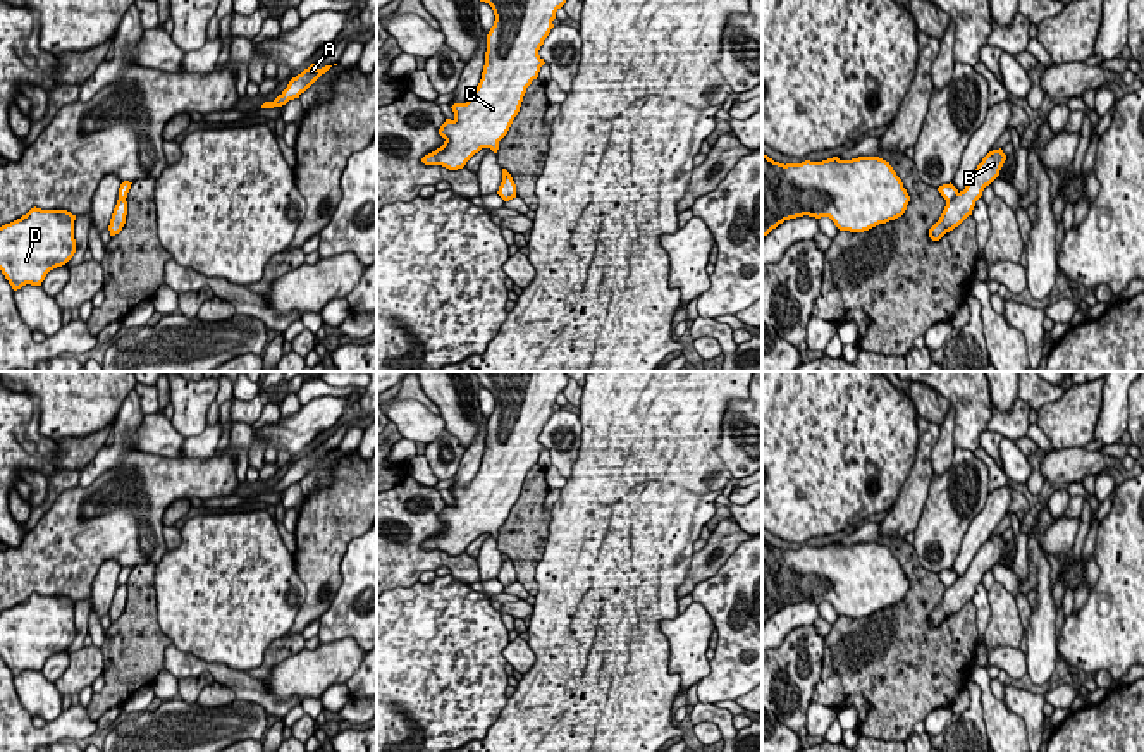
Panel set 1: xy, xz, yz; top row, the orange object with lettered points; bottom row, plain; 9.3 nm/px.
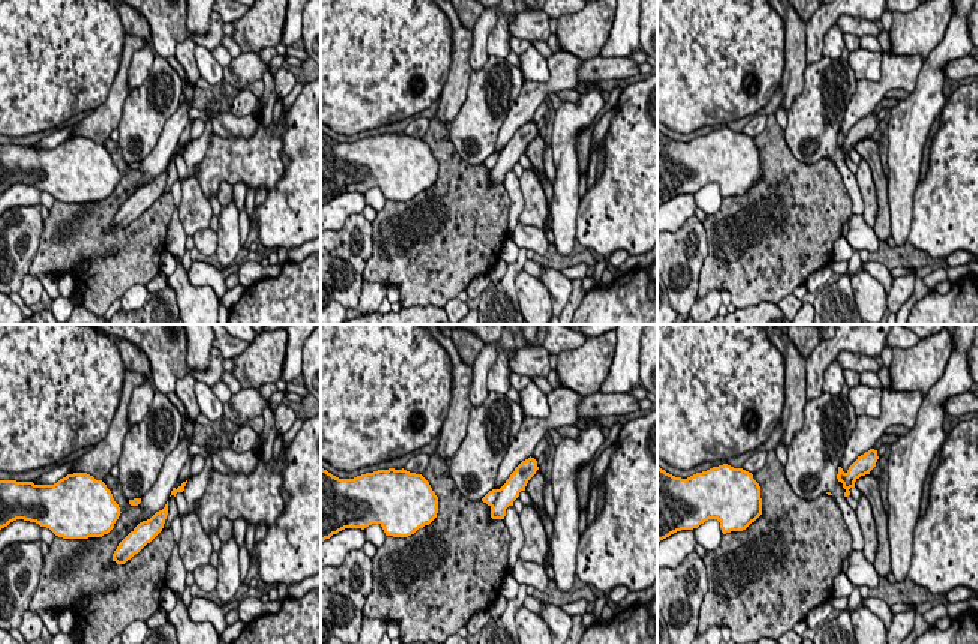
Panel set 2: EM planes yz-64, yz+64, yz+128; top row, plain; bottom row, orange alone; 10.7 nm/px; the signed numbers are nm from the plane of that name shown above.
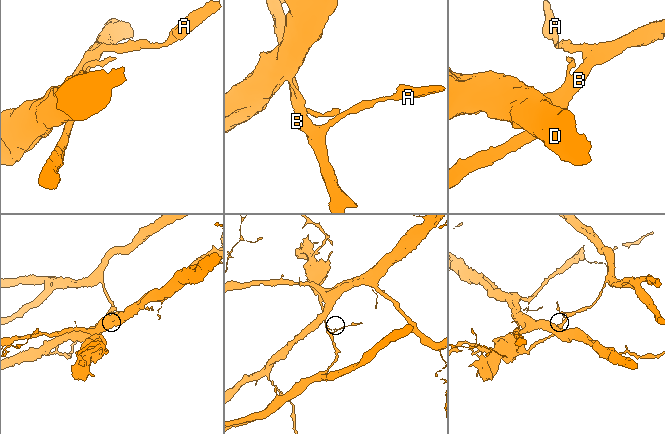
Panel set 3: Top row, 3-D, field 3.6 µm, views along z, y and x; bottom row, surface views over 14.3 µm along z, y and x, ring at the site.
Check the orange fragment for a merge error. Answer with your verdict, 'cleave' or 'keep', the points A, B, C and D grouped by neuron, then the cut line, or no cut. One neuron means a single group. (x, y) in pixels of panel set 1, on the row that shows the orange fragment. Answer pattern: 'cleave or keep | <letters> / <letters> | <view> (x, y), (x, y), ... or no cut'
cleave | A B / C D | yz (959, 193), (947, 203)

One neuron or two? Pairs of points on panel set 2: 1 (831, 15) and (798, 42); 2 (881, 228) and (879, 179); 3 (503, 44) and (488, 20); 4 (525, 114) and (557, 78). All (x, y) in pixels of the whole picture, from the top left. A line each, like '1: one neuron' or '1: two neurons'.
1: two neurons
2: one neuron
3: two neurons
4: one neuron

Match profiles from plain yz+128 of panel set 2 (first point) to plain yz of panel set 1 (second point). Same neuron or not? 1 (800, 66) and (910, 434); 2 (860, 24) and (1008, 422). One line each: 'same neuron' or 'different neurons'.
1: different neurons
2: same neuron

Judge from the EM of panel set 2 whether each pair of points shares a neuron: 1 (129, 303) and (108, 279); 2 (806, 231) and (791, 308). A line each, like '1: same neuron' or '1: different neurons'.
1: different neurons
2: different neurons

